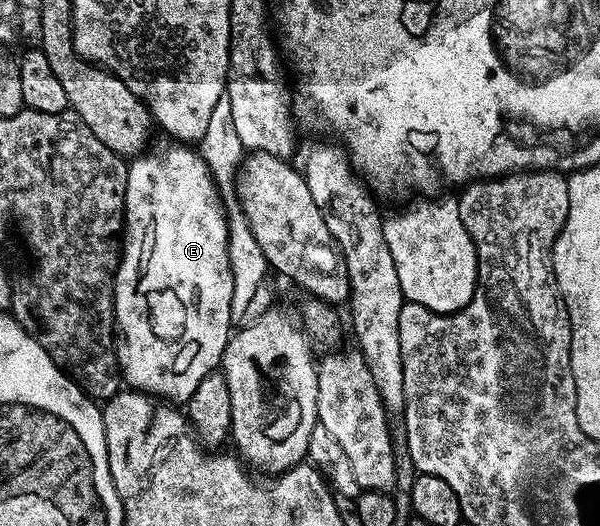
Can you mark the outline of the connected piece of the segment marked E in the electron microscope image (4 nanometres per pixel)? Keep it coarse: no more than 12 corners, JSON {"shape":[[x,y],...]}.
{"shape":[[194,148],[127,167],[119,372],[185,403],[233,332]]}

